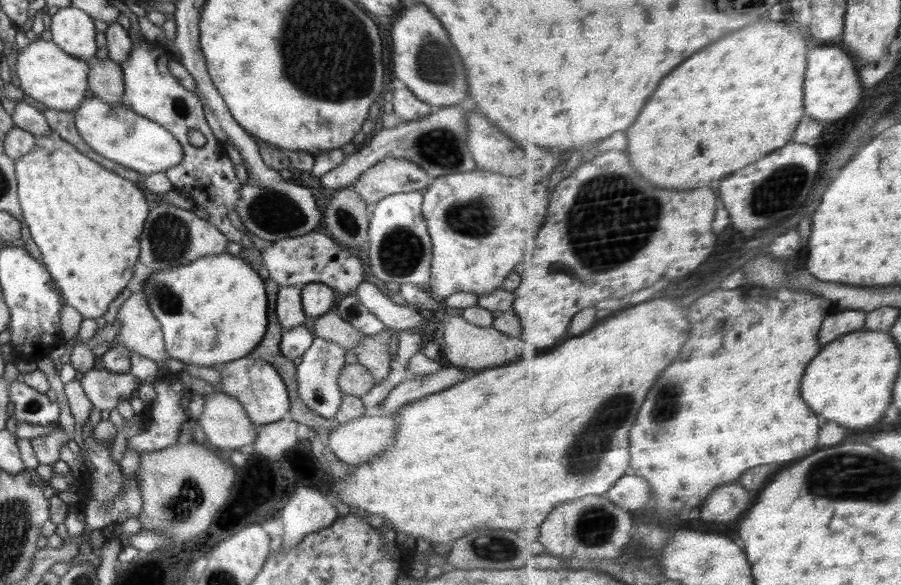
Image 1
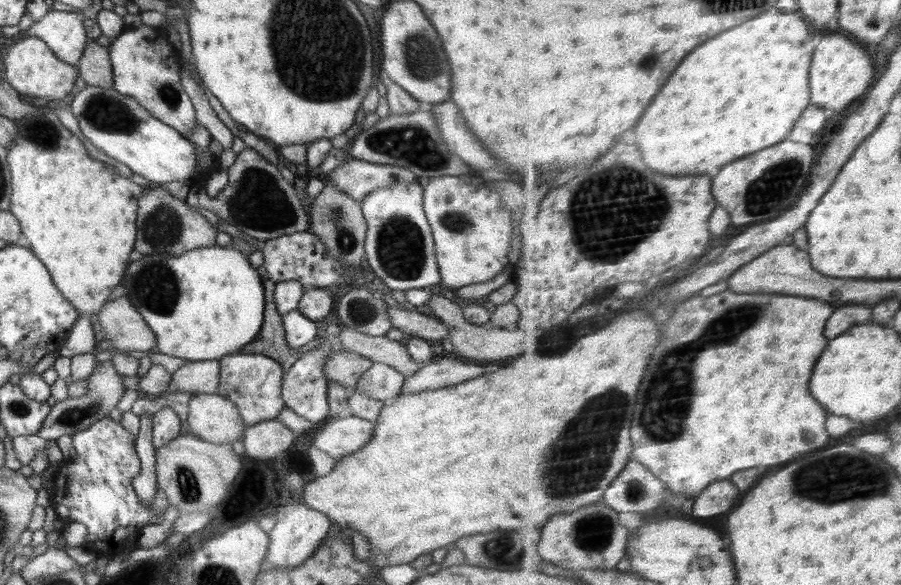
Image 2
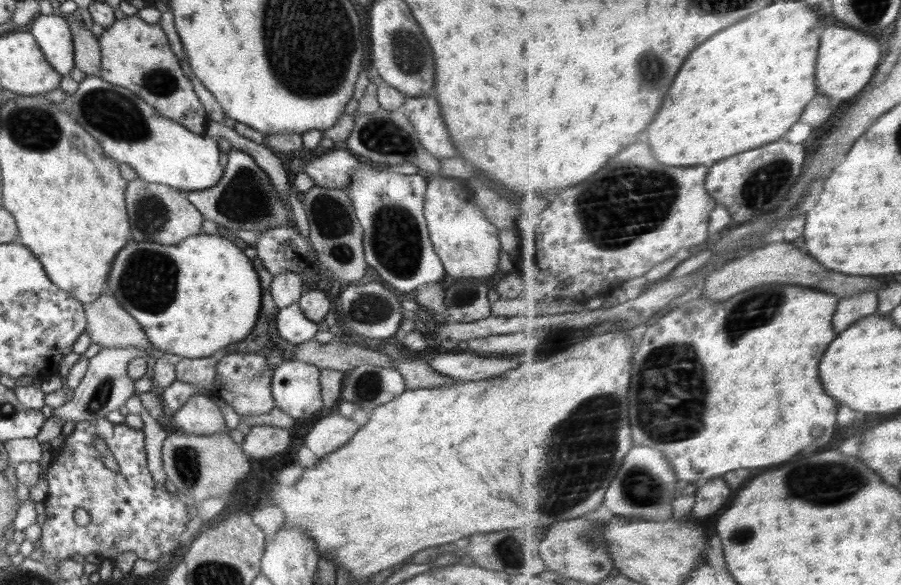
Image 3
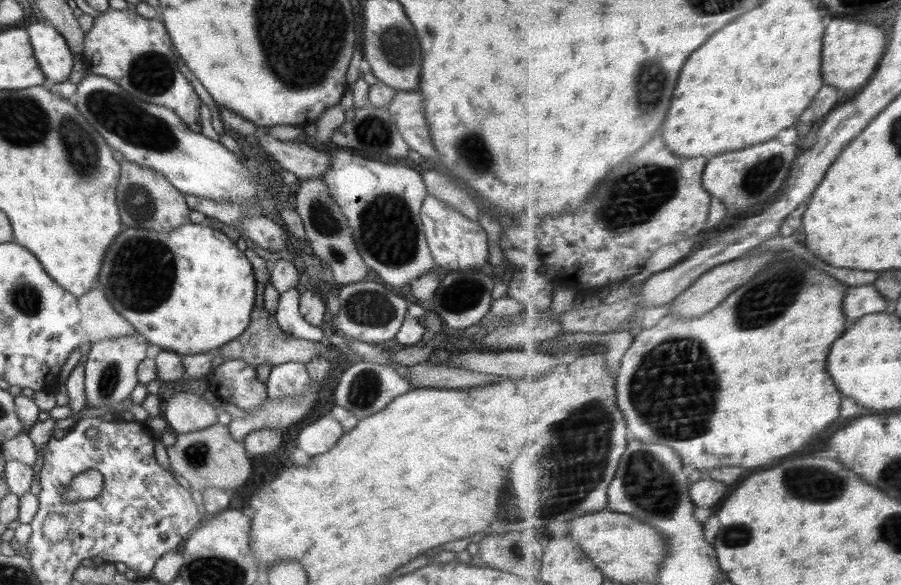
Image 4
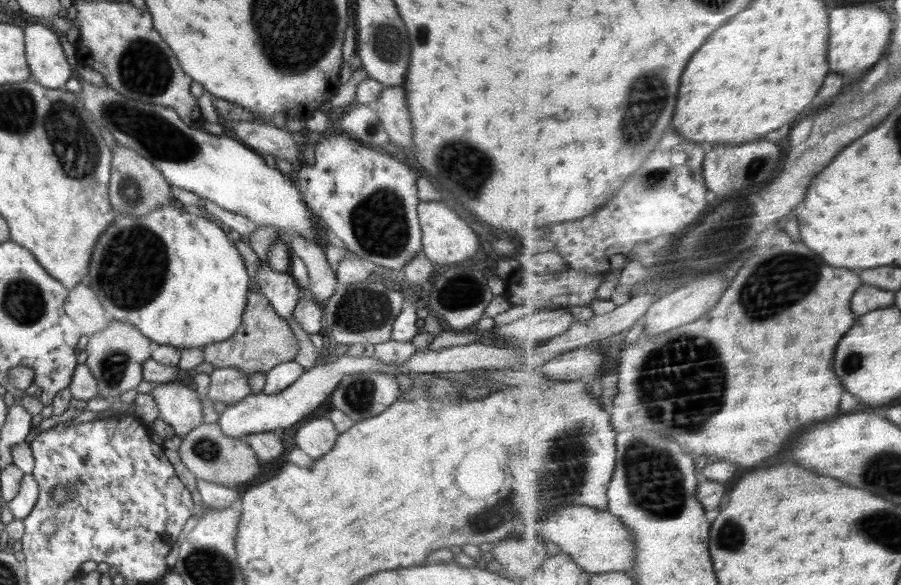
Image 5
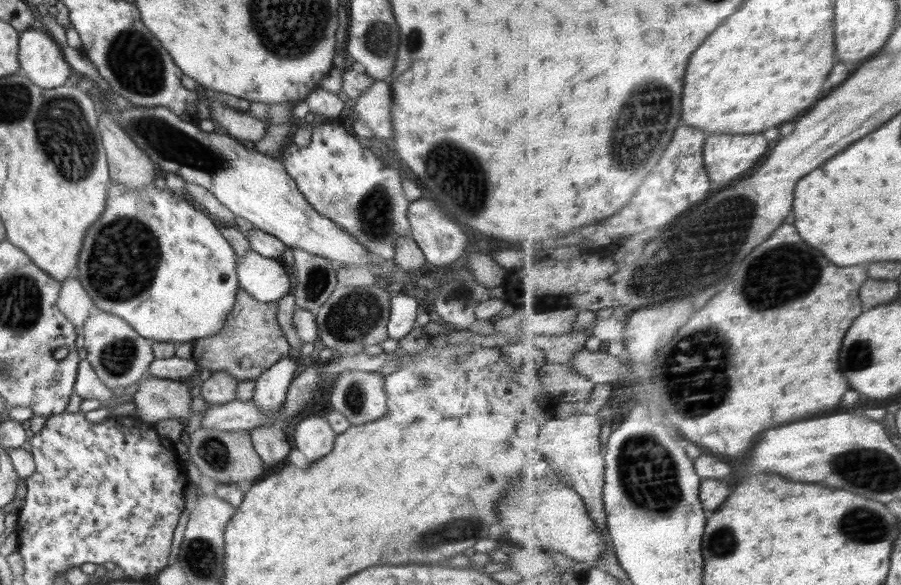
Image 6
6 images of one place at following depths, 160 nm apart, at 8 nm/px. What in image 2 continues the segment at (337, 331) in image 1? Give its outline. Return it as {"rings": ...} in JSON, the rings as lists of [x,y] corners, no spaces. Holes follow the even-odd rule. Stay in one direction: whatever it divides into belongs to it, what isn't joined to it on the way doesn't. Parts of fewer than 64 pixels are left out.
{"rings":[[[340,326],[337,337],[343,350],[370,358],[372,362],[387,364],[401,372],[402,376],[412,376],[422,366],[412,360],[404,341],[390,340],[386,336],[370,336],[347,326]]]}

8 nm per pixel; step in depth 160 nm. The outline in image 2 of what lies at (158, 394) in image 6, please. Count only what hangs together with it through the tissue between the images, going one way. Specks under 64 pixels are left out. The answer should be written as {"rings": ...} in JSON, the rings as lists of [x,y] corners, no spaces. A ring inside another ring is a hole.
{"rings":[[[218,393],[192,394],[185,423],[189,434],[214,444],[236,442],[246,428],[235,404]]]}

